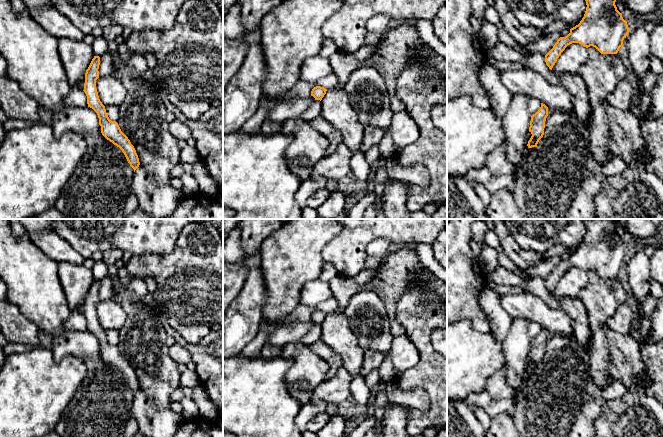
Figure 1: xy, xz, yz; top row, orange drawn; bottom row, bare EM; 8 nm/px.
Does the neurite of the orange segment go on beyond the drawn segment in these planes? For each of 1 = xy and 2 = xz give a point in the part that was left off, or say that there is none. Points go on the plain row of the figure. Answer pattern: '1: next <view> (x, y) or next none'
1: next none
2: next none

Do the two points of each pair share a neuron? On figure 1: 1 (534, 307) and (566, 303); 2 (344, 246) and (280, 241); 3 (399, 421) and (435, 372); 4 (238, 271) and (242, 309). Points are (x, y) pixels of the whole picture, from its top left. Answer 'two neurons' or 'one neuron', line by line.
1: two neurons
2: two neurons
3: two neurons
4: two neurons

